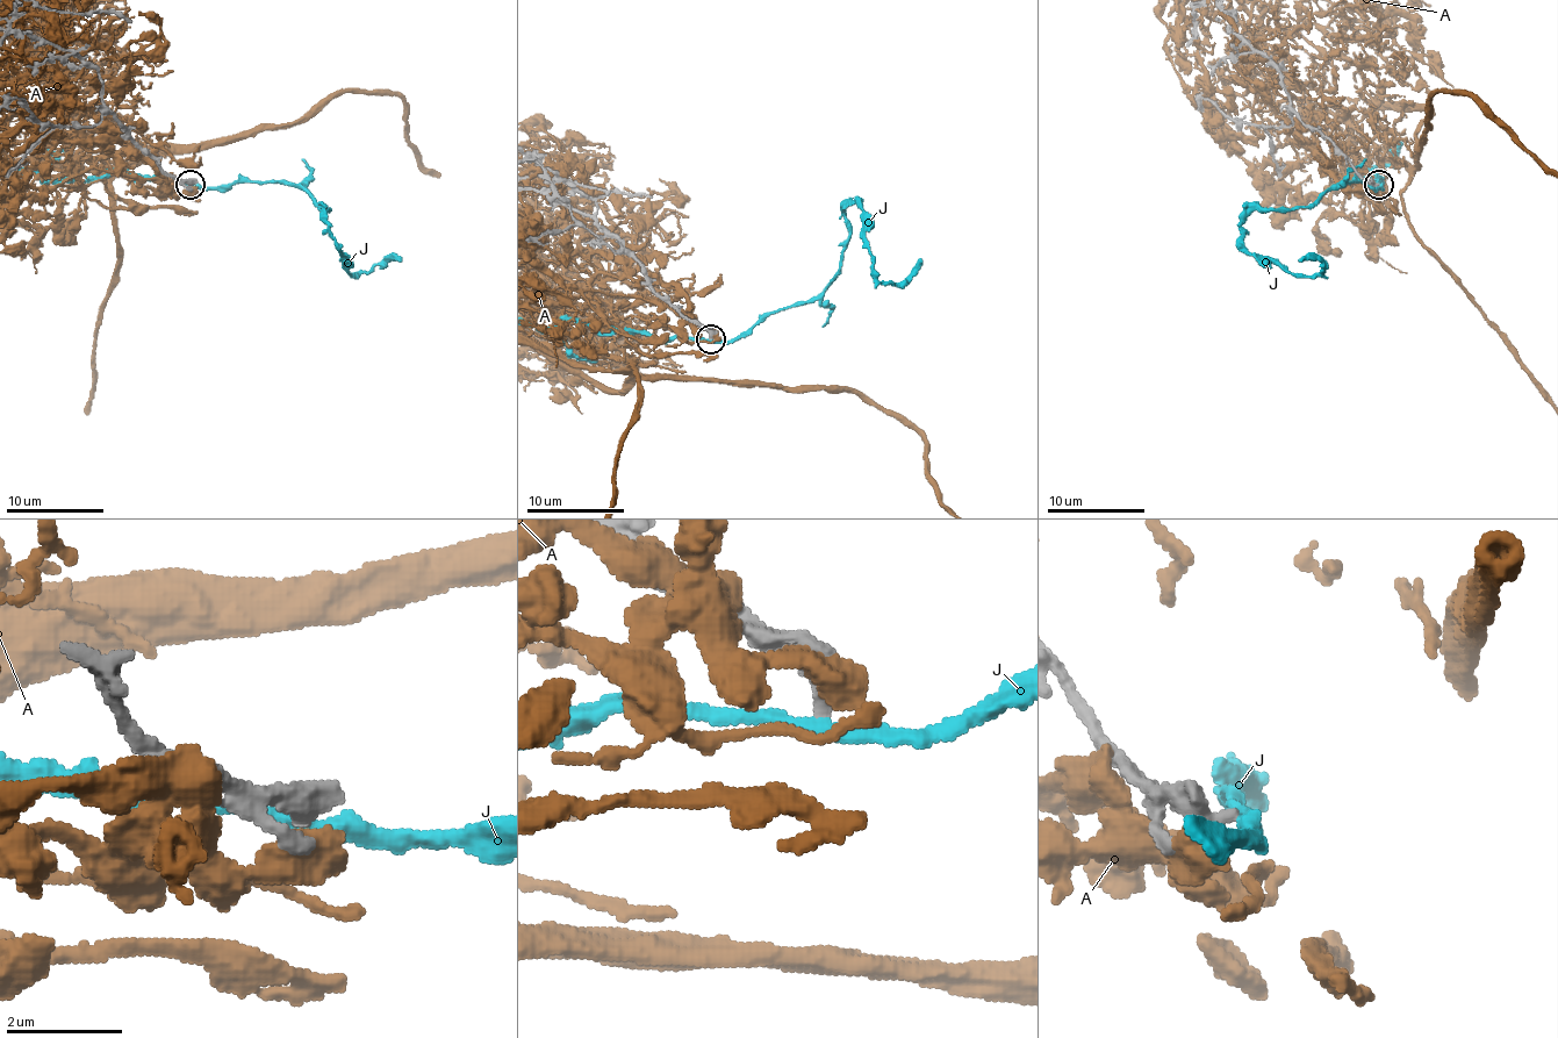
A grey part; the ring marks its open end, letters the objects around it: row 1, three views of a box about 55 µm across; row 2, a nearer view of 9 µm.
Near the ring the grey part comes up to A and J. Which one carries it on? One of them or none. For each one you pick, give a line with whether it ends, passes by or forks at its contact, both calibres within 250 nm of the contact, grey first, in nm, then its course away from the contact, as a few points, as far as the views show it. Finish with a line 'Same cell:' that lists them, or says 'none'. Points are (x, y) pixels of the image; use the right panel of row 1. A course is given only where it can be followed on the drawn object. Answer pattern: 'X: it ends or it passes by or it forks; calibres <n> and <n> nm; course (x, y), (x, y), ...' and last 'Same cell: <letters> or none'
Same cell: none

